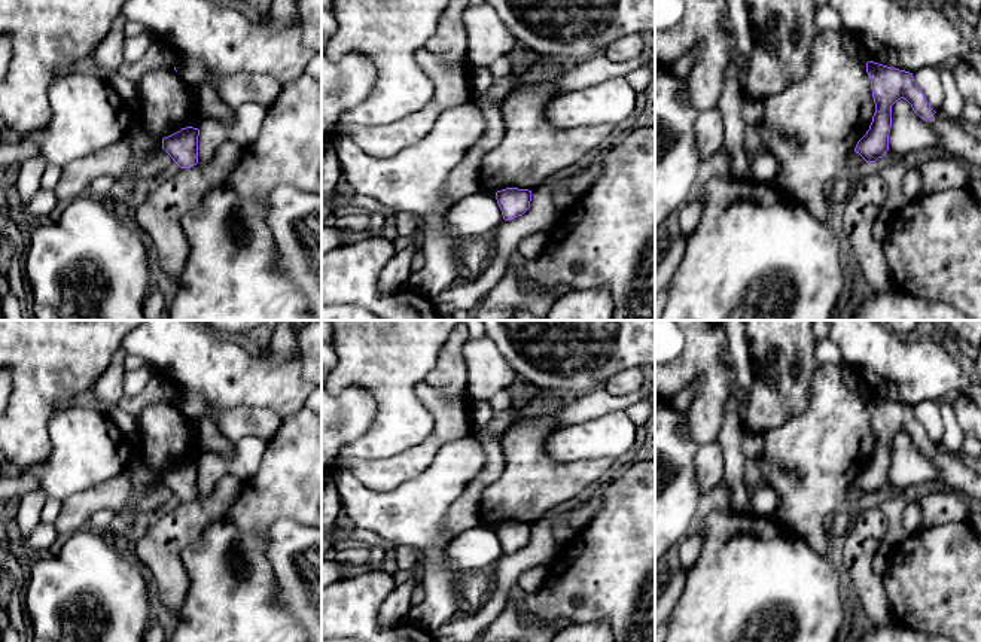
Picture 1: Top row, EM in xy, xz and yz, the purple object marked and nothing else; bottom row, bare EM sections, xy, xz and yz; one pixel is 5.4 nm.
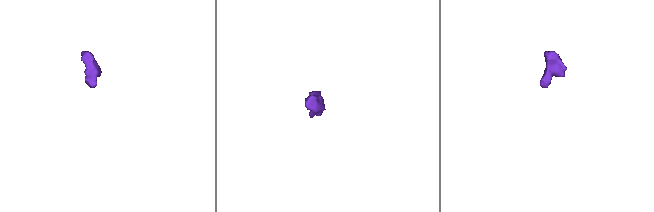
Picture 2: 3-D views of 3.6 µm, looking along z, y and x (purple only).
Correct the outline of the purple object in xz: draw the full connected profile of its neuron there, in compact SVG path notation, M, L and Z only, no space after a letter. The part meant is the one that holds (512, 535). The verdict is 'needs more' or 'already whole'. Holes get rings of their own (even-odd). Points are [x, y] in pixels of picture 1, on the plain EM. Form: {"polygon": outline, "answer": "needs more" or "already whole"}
{"polygon": "M506 521L496 526L497 538L505 554L523 550L530 542L531 524Z", "answer": "already whole"}

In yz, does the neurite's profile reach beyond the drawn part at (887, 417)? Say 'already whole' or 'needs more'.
needs more

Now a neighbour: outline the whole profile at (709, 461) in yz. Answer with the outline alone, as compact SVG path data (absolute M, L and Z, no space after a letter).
M718 442L700 445L695 454L695 474L701 495L719 495L723 490L723 453Z

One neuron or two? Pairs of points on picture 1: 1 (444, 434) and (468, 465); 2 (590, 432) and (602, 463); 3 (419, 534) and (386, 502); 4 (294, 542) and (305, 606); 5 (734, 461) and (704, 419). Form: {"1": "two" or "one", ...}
{"1": "two", "2": "two", "3": "one", "4": "one", "5": "two"}

